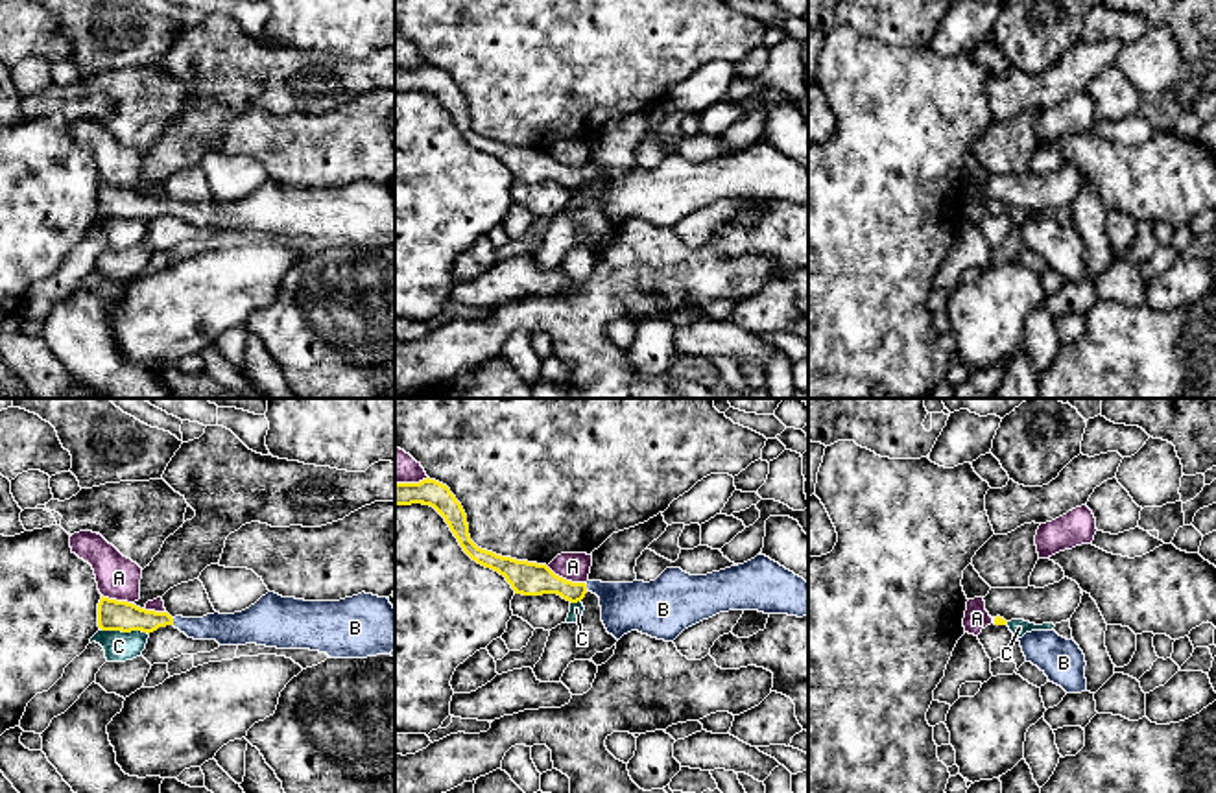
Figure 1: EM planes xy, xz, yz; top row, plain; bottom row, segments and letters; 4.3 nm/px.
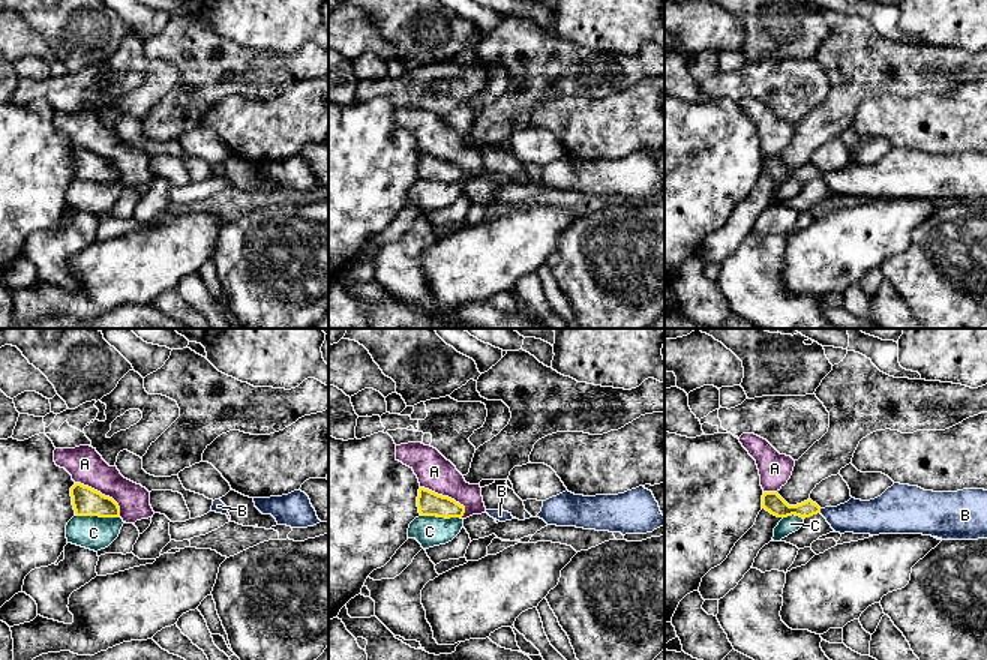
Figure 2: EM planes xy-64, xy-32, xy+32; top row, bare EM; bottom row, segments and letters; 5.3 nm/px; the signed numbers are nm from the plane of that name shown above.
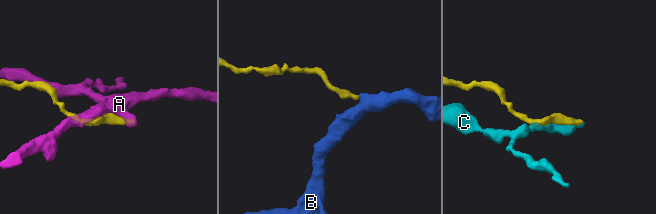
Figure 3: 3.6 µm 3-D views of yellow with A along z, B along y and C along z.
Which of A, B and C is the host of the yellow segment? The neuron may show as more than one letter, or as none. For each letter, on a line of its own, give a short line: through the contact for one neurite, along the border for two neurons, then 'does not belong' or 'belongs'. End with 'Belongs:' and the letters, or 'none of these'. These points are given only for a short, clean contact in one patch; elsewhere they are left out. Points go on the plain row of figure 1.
A: does not belong
B: xy (124, 203), (172, 209), (192, 214), (227, 216) | belongs
C: does not belong
Belongs: B

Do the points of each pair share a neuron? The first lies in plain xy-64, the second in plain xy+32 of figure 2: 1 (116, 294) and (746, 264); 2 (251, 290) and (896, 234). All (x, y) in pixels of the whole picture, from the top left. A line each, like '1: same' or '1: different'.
1: different
2: different

